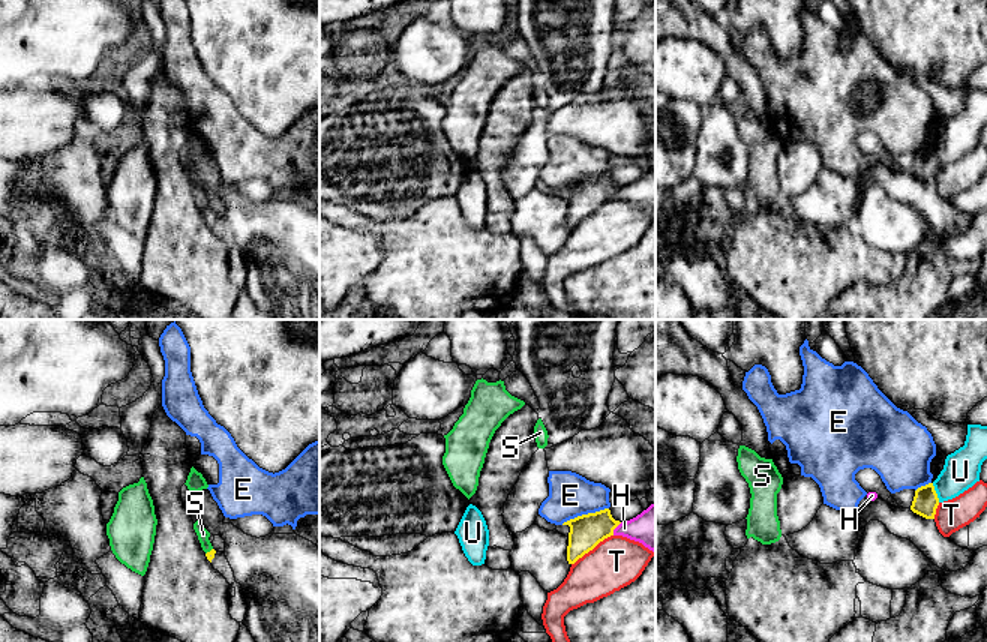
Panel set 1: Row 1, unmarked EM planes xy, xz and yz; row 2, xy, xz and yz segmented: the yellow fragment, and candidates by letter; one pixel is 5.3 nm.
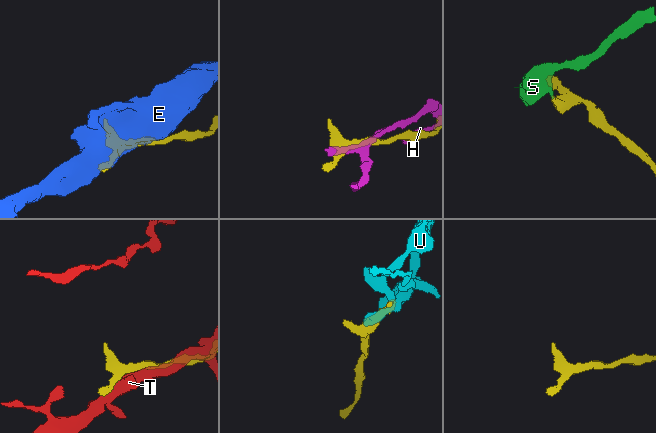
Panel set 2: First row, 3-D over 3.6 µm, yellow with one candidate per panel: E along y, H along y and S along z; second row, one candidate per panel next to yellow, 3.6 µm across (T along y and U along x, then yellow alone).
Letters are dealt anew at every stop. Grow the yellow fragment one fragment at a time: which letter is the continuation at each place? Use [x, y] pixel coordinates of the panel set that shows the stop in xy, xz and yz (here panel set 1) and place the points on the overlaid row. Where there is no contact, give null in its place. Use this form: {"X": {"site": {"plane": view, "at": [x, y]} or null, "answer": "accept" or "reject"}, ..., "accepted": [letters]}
{"E": {"site": {"plane": "xz", "at": [584, 515]}, "answer": "reject"}, "H": {"site": {"plane": "xz", "at": [615, 527]}, "answer": "reject"}, "S": {"site": {"plane": "xy", "at": [210, 551]}, "answer": "accept"}, "T": {"site": {"plane": "xz", "at": [591, 549]}, "answer": "reject"}, "U": {"site": {"plane": "yz", "at": [935, 492]}, "answer": "reject"}, "accepted": ["S"]}

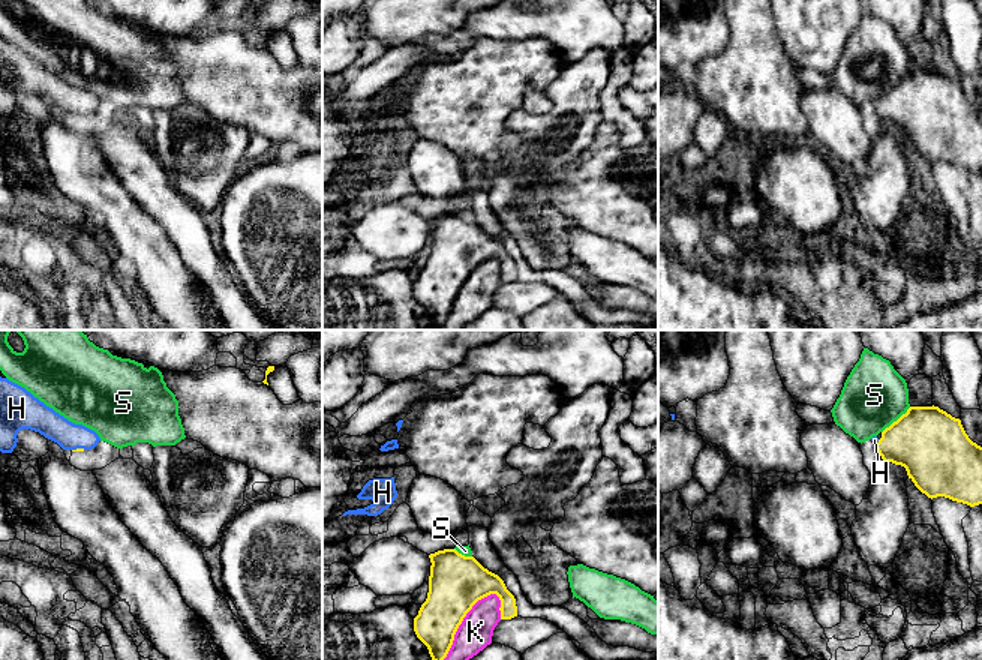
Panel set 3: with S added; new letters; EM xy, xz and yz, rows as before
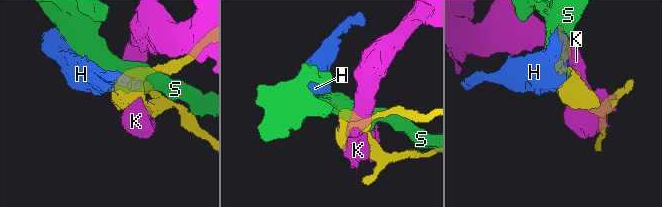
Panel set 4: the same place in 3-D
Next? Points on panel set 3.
{"H": {"site": {"plane": "xy", "at": [78, 449]}, "answer": "accept"}, "K": {"site": {"plane": "xz", "at": [462, 620]}, "answer": "reject"}, "S": {"site": {"plane": "yz", "at": [897, 420]}, "answer": "reject"}, "accepted": ["H"]}

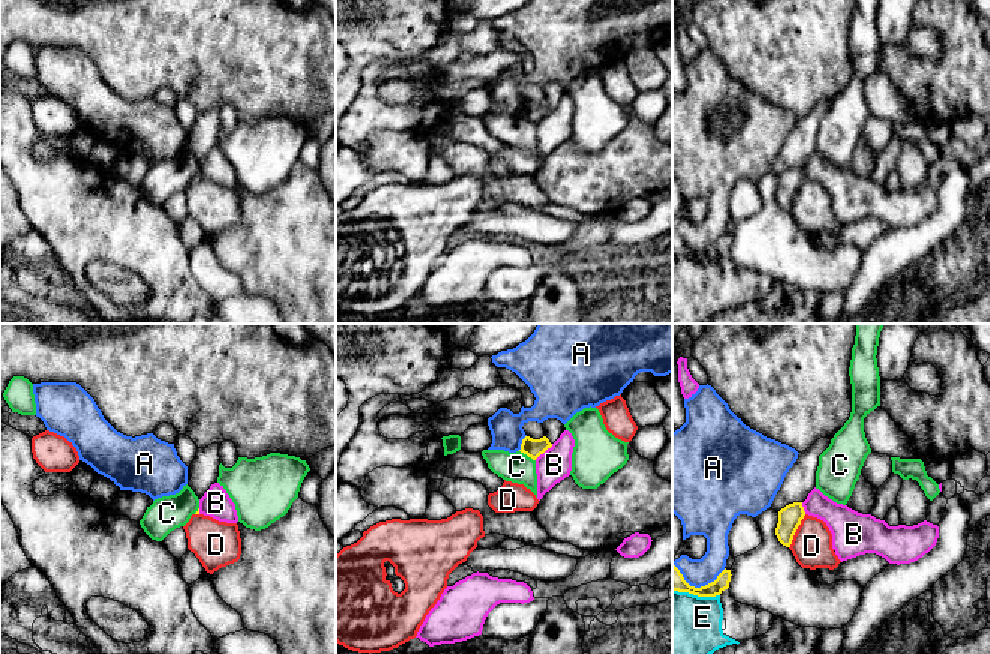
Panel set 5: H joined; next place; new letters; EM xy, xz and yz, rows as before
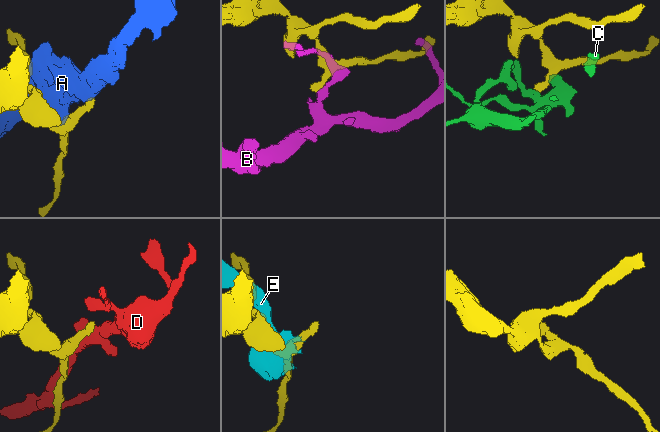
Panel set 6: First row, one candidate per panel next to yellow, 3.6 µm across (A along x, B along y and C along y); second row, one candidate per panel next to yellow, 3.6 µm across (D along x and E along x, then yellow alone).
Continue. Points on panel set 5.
{"A": {"site": {"plane": "yz", "at": [698, 588]}, "answer": "reject"}, "B": {"site": {"plane": "xz", "at": [543, 452]}, "answer": "reject"}, "C": {"site": {"plane": "xz", "at": [527, 455]}, "answer": "reject"}, "D": {"site": {"plane": "yz", "at": [795, 531]}, "answer": "reject"}, "E": {"site": {"plane": "yz", "at": [696, 594]}, "answer": "reject"}, "accepted": []}

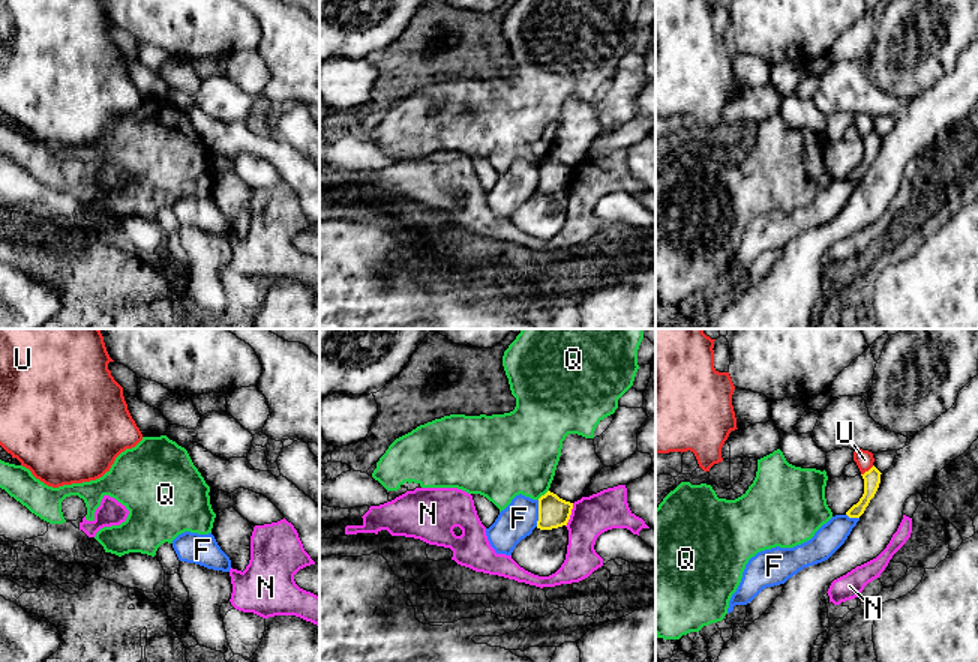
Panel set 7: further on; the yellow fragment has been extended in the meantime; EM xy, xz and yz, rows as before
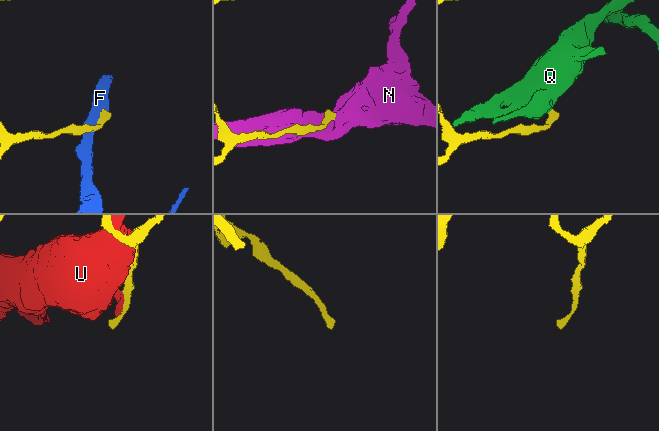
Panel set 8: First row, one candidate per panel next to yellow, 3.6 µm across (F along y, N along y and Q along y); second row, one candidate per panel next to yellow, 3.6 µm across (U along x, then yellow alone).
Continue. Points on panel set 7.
{"F": {"site": {"plane": "xz", "at": [539, 514]}, "answer": "reject"}, "N": {"site": {"plane": "xz", "at": [570, 514]}, "answer": "reject"}, "Q": {"site": {"plane": "xz", "at": [542, 496]}, "answer": "reject"}, "U": {"site": {"plane": "yz", "at": [869, 470]}, "answer": "reject"}, "accepted": []}

